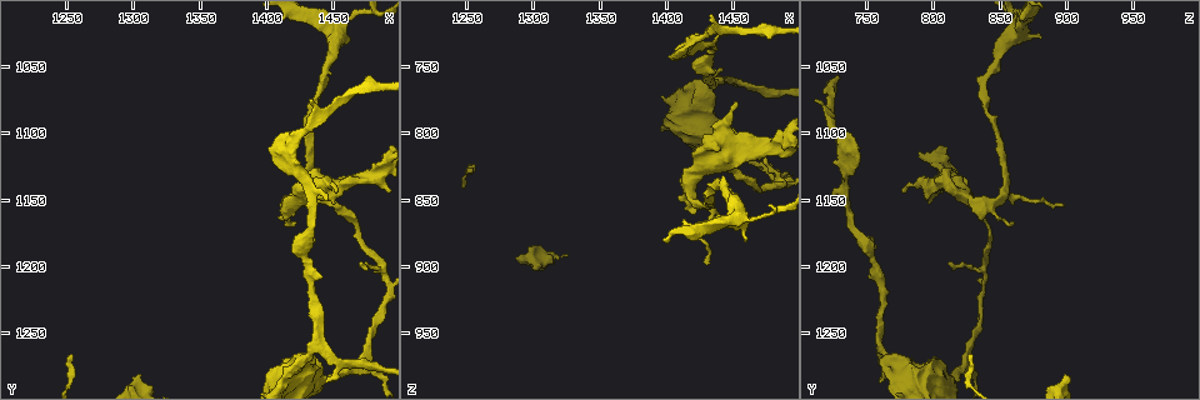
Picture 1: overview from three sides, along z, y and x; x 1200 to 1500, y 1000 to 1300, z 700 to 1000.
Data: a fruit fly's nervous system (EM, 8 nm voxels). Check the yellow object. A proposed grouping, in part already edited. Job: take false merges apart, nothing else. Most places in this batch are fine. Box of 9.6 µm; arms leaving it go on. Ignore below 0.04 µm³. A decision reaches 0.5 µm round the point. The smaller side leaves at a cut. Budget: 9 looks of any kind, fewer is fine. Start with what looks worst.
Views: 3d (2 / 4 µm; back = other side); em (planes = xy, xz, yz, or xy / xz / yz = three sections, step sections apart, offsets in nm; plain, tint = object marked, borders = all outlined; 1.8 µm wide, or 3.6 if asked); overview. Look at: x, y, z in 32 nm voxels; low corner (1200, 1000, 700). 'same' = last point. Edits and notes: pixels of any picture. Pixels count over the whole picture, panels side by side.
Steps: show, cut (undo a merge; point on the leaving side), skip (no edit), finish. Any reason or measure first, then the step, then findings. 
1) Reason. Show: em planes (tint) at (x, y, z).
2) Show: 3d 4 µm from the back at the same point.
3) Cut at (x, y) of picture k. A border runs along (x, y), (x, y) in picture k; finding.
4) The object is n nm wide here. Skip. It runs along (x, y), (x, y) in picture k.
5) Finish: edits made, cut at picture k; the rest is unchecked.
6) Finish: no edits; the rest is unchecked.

Three arms meet. Show: em 3.6 µm xy step 16 (tint) at (1450, 1154, 830).

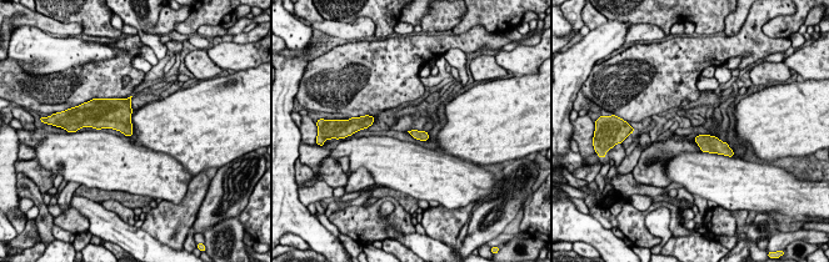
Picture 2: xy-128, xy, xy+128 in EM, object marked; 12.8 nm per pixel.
Skip. All the same neuron.

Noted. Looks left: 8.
Calibre changes. Show: em 3.6 µm planes (borders) at (1434, 1284, 806).

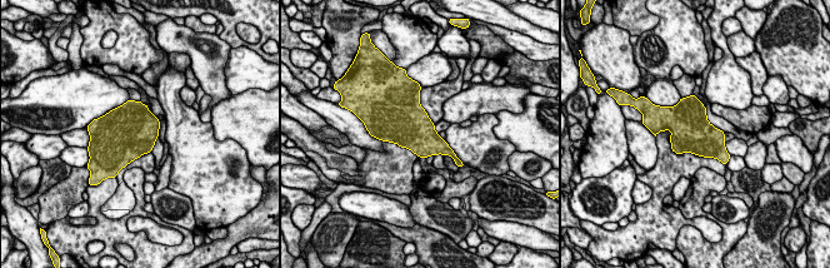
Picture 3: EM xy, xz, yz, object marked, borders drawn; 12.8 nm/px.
Skip. All the same neuron.

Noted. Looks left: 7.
Show: em planes (tint) at (1436, 1260, 758).

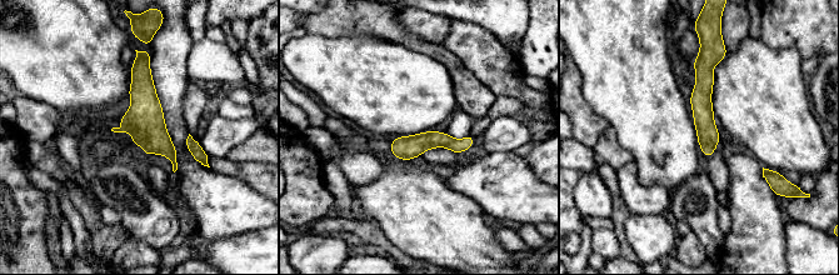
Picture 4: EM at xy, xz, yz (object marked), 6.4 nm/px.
Skip. It runs along (145, 60), (145, 124), (173, 158) in picture 4; one neuron here.

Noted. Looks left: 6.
Branch point. Show: em planes (tint) at (1422, 1124, 734).

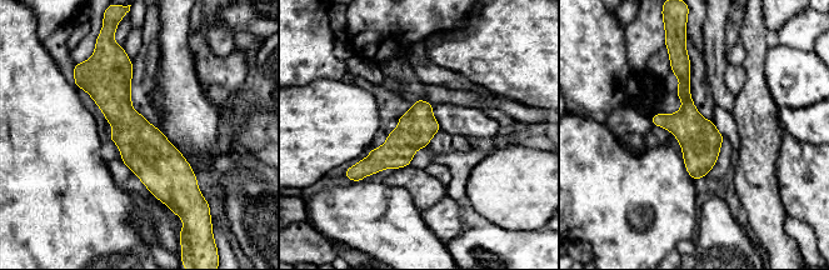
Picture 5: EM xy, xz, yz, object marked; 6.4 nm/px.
The object is 240 nm wide here. Skip. Continuous, no second neuron.

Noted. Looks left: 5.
Finish: no edits; the rest is unchecked.

